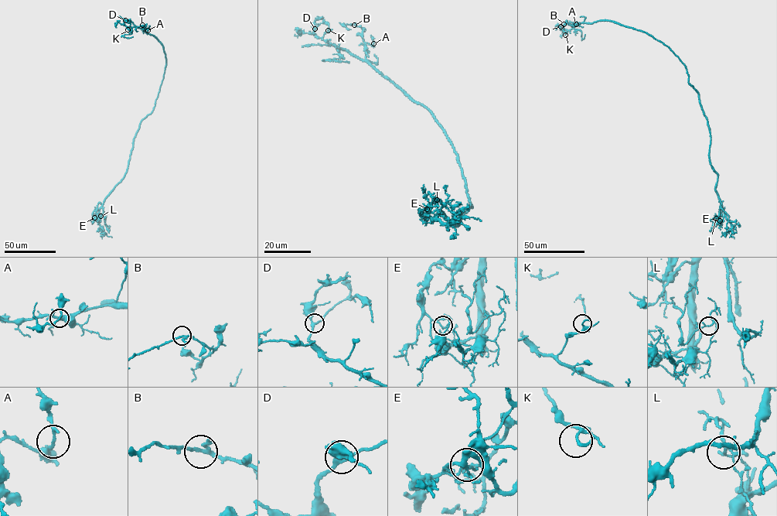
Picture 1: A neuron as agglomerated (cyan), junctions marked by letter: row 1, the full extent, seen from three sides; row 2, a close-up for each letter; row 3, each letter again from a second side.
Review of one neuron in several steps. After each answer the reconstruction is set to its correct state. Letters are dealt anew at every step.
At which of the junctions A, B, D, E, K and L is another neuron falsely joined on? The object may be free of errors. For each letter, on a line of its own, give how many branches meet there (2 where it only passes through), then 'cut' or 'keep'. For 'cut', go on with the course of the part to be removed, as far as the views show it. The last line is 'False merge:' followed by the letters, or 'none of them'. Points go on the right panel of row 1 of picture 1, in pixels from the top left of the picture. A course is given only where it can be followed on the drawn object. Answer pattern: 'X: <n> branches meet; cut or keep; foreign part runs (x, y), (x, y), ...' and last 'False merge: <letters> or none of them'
A: 3 branches meet; keep
B: 3 branches meet; keep
D: 3 branches meet; keep
E: 3 branches meet; keep
K: 2 branches meet; keep
L: 3 branches meet; cut; foreign part runs (716, 218), (717, 220), (722, 213), (720, 223), (715, 224), (710, 231)
False merge: L

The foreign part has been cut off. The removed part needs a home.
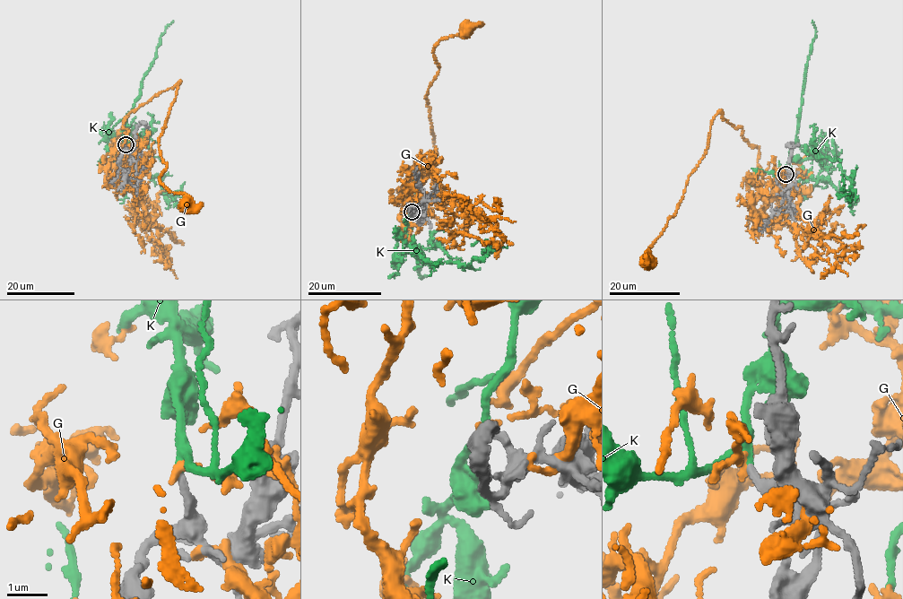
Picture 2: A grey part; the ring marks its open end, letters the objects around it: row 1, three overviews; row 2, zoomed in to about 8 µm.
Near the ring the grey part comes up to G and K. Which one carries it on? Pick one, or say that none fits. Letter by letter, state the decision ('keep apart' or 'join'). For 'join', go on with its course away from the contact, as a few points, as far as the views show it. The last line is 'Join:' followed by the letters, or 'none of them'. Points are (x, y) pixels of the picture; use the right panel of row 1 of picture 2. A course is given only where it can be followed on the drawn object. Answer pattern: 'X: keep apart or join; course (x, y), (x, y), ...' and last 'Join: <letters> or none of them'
G: keep apart
K: join; course (785, 174), (791, 160), (809, 158), (824, 143), (843, 175), (852, 176), (853, 195), (846, 194), (841, 175)
Join: K

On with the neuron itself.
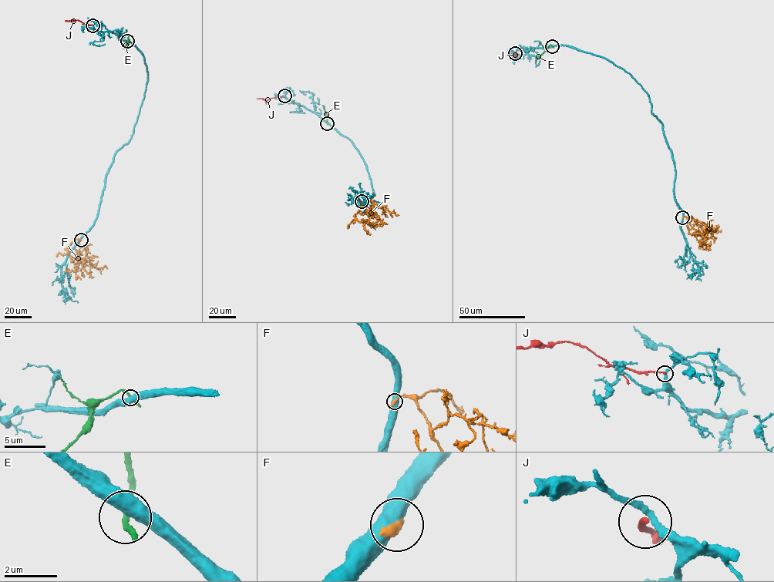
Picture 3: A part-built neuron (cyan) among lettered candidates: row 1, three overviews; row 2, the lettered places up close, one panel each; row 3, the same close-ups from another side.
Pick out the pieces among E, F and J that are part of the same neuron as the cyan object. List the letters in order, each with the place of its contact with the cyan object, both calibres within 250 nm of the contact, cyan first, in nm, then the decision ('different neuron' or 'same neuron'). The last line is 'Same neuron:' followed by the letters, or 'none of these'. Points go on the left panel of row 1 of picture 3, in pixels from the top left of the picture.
E: meets cyan at (127, 41); 550 nm thick on the cyan side, 190 nm on the other; different neuron
F: meets cyan at (81, 240); 550 nm thick on the cyan side, 320 nm on the other; different neuron
J: meets cyan at (92, 25); 240 nm thick on the cyan side, 150 nm on the other; different neuron
Same neuron: none of these

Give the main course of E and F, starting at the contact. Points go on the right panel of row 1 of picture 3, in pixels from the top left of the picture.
E: (552, 45), (547, 47), (536, 60)
F: (683, 217), (690, 215), (701, 229), (706, 230), (708, 227), (711, 230), (710, 237), (697, 235)

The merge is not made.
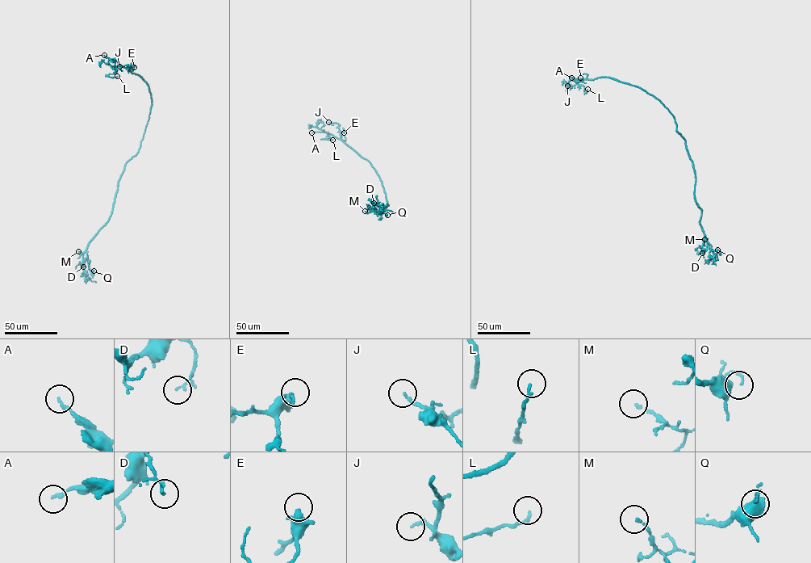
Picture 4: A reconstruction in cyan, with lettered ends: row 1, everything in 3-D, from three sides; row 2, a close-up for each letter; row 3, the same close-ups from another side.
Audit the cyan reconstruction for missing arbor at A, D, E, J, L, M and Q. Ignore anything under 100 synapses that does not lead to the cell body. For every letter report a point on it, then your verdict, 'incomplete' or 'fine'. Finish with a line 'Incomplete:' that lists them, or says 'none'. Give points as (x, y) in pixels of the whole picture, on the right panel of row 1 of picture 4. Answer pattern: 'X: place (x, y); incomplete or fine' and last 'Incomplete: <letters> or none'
A: place (571, 77); fine
D: place (702, 253); fine
E: place (580, 77); fine
J: place (567, 86); fine
L: place (587, 89); fine
M: place (704, 239); fine
Q: place (717, 249); fine
Incomplete: none

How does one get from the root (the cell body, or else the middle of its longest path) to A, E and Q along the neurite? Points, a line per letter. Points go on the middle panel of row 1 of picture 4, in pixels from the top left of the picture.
A: (387, 205), (382, 182), (369, 161), (332, 135), (326, 132), (311, 132)
E: (387, 205), (382, 182), (376, 171), (369, 161), (340, 138), (340, 132), (344, 132)
Q: (387, 205), (381, 213), (384, 207), (378, 212), (374, 207), (371, 210), (380, 210), (387, 215)

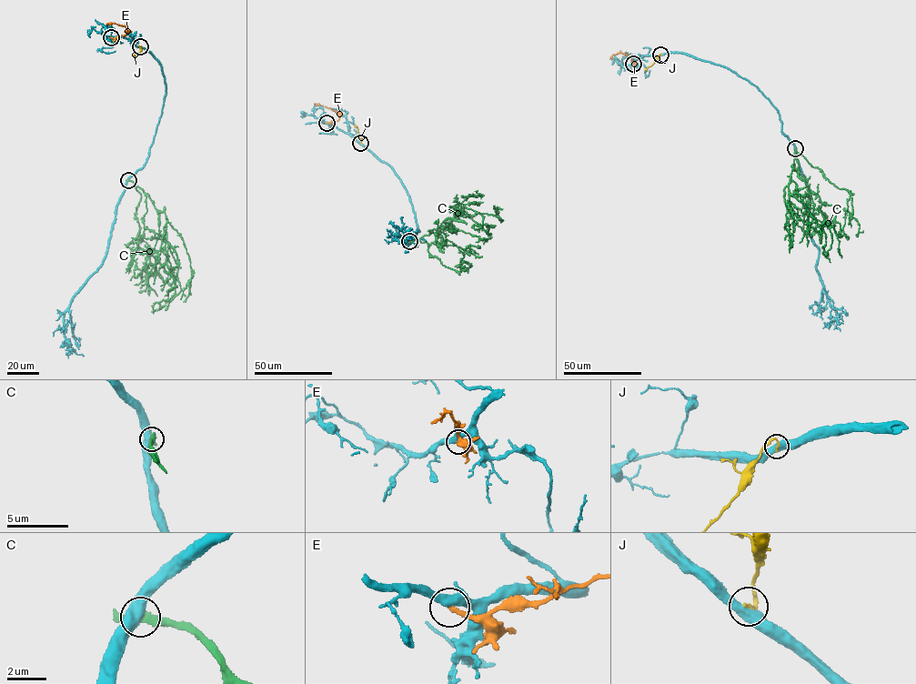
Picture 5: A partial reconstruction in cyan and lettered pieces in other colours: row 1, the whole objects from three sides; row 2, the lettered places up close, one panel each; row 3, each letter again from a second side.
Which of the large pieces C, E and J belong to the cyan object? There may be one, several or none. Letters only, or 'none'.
none

